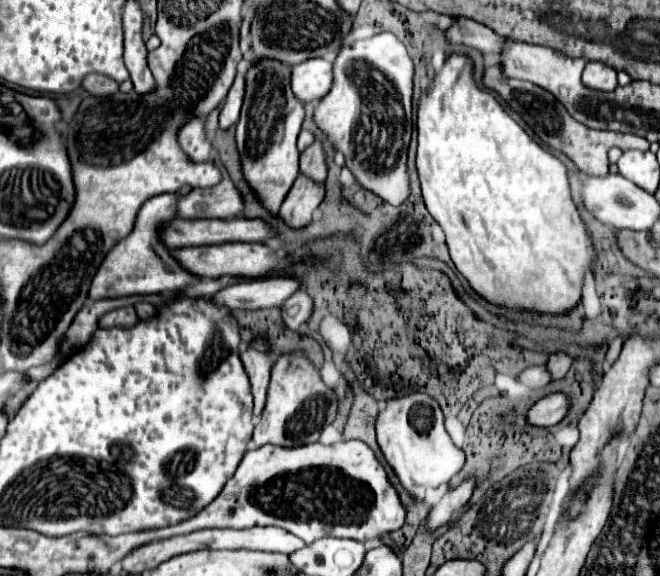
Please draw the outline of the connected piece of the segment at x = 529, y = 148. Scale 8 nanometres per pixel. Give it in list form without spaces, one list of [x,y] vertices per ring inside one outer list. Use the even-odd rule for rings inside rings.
[[[451,54],[445,60],[441,72],[433,76],[433,90],[427,92],[419,102],[419,114],[417,114],[417,130],[419,130],[417,172],[419,172],[419,180],[421,180],[425,206],[427,206],[429,214],[437,220],[437,224],[443,228],[443,232],[447,234],[447,246],[449,246],[451,260],[453,260],[455,268],[463,274],[463,278],[469,282],[469,286],[475,290],[475,294],[479,294],[481,298],[485,298],[487,302],[491,302],[495,306],[505,306],[505,308],[511,308],[511,310],[539,312],[539,314],[551,314],[551,316],[565,314],[565,312],[579,306],[585,274],[595,270],[595,258],[597,258],[597,252],[595,252],[593,240],[591,240],[591,232],[587,230],[587,226],[585,226],[585,222],[583,222],[583,218],[581,218],[581,214],[579,214],[579,210],[577,210],[577,206],[571,198],[567,168],[553,154],[549,154],[537,142],[533,142],[527,136],[527,132],[499,106],[499,102],[487,90],[481,90],[473,82],[471,74],[473,74],[471,62],[465,56]]]

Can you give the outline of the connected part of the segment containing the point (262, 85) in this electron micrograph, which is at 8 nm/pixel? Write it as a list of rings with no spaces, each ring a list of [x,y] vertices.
[[[263,60],[247,70],[247,88],[237,124],[237,150],[241,156],[243,178],[257,200],[271,214],[279,212],[281,202],[299,176],[297,136],[303,122],[303,104],[291,92],[291,68],[277,60]]]

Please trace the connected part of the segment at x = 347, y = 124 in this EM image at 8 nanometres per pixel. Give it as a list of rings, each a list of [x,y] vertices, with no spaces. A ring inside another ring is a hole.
[[[391,32],[345,42],[333,64],[333,86],[315,108],[315,126],[345,156],[355,180],[381,200],[401,206],[411,196],[407,150],[413,130],[413,60]]]

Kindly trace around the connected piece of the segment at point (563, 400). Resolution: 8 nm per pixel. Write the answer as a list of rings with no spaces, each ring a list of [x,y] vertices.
[[[549,394],[541,400],[537,400],[529,412],[527,412],[527,422],[533,426],[555,426],[563,420],[565,412],[569,408],[569,400],[563,394]]]

